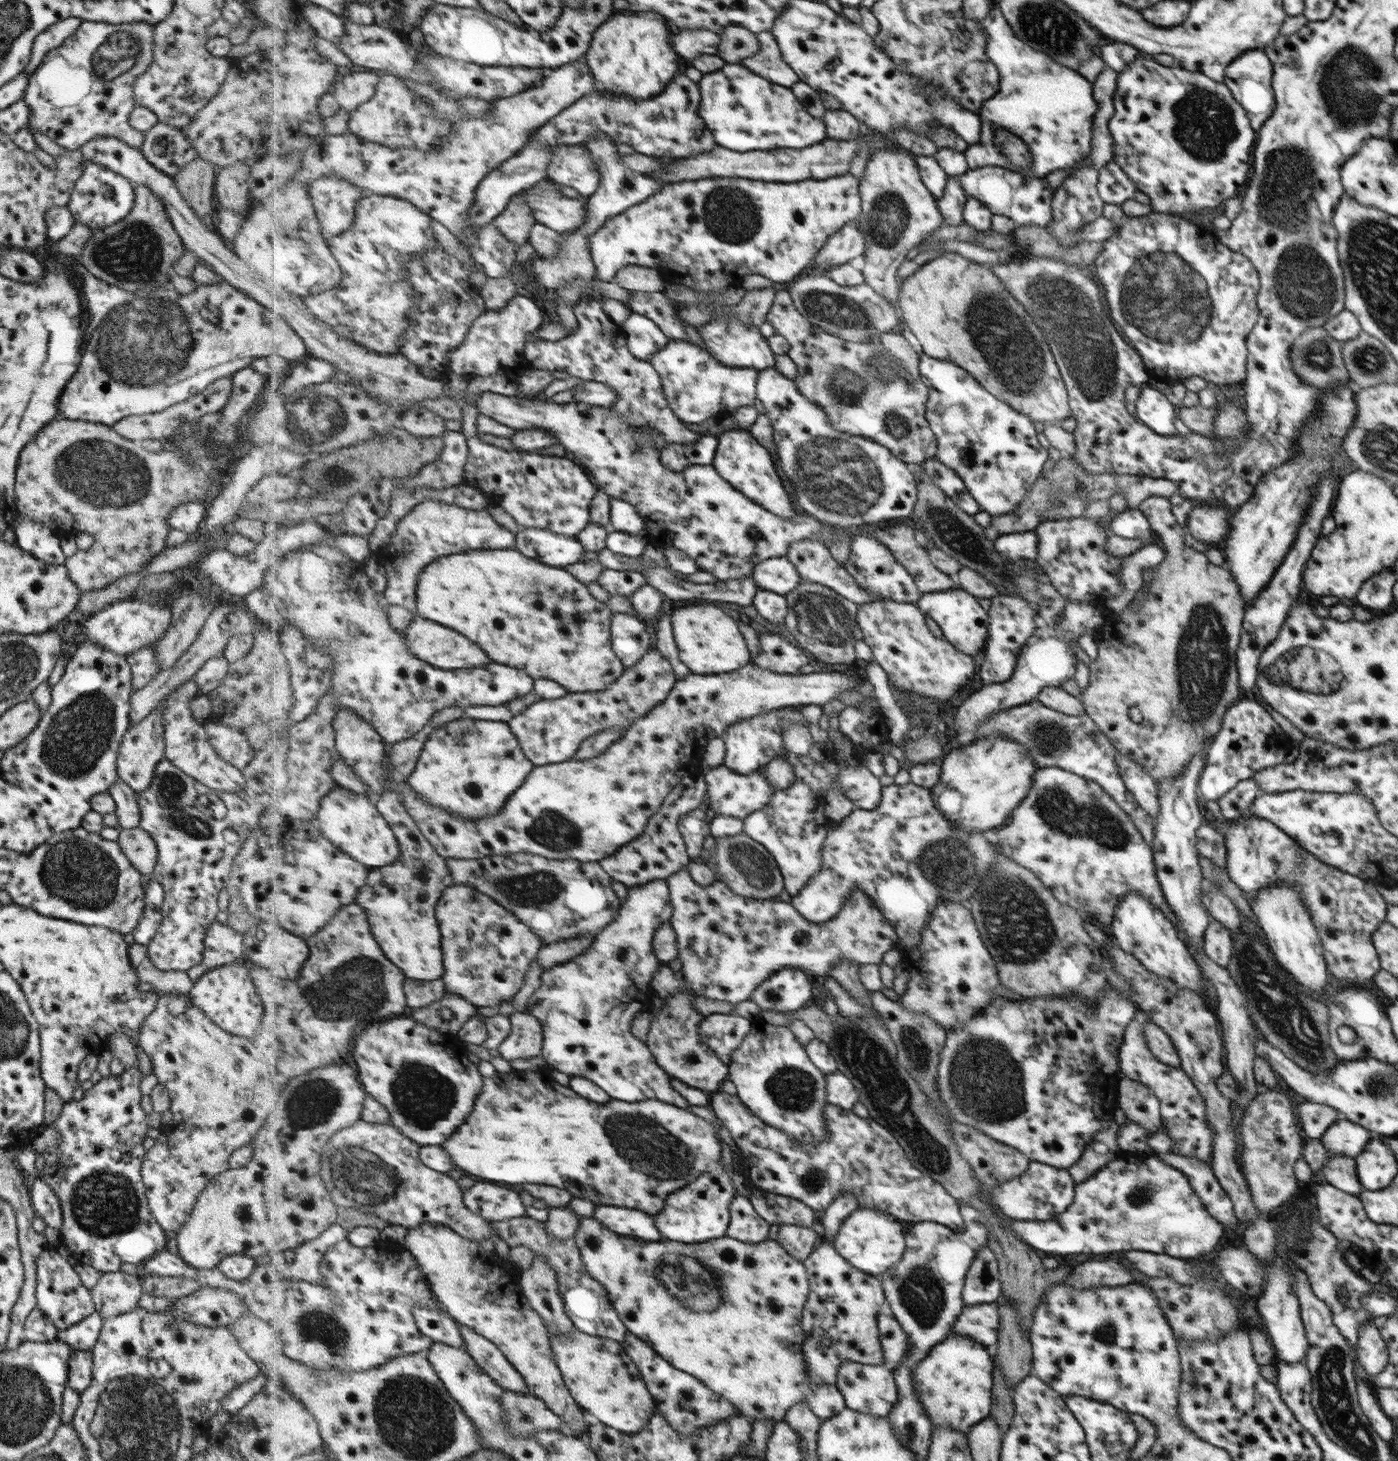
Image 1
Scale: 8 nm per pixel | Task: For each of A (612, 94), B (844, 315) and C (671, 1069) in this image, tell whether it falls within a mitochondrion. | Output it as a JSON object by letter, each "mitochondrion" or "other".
{"A":"other","B":"mitochondrion","C":"other"}

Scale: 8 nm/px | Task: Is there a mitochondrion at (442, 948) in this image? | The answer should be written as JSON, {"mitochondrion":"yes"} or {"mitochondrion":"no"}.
{"mitochondrion":"no"}

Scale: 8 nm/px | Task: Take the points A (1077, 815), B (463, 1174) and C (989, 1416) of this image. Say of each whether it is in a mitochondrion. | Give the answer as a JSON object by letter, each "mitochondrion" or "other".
{"A":"mitochondrion","B":"other","C":"other"}

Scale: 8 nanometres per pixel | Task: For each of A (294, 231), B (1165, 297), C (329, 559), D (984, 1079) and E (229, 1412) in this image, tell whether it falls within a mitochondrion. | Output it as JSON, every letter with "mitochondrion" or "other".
{"A":"mitochondrion","B":"mitochondrion","C":"other","D":"mitochondrion","E":"other"}

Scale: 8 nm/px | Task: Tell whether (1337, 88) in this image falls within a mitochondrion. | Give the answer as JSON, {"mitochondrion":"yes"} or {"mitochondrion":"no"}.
{"mitochondrion":"yes"}

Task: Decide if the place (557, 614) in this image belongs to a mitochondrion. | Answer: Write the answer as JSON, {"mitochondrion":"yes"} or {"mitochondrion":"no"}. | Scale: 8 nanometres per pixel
{"mitochondrion":"no"}

